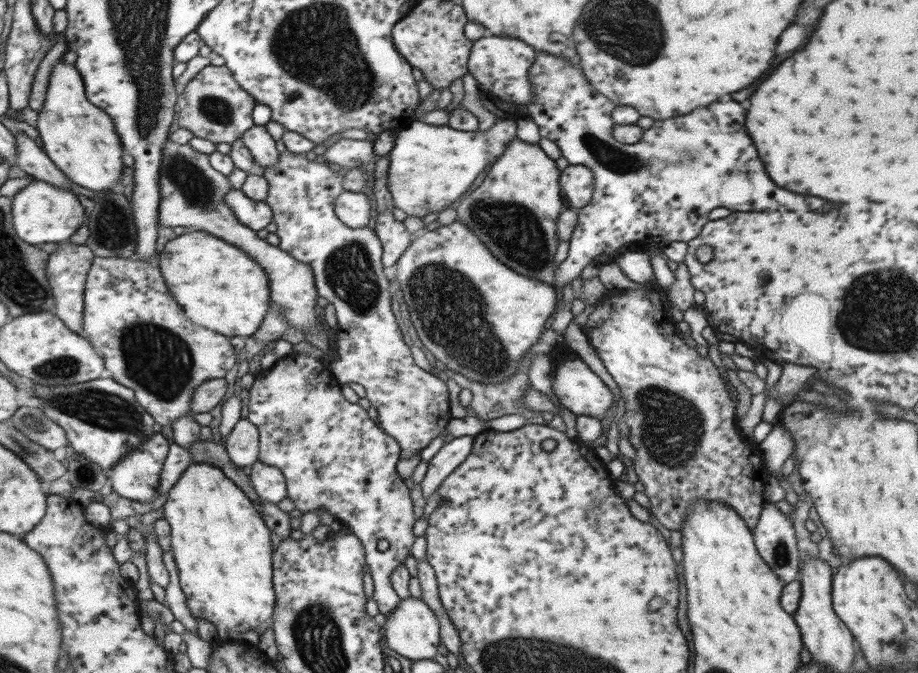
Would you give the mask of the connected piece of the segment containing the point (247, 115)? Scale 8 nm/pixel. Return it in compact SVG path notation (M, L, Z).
M210 64L201 69L188 82L184 91L178 95L177 106L180 106L178 126L190 130L194 137L209 140L214 144L220 144L221 142L232 144L242 138L242 135L255 125L253 121L253 108L255 105L254 97L236 82L226 65L214 66Z

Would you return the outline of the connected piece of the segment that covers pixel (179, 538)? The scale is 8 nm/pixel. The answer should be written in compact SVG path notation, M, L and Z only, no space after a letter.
M194 462L182 472L178 478L178 482L170 488L168 501L162 507L164 509L164 517L171 526L171 552L178 569L179 583L184 594L186 594L186 602L190 612L194 617L207 619L210 624L214 624L217 634L223 640L234 641L242 632L255 630L259 636L265 632L258 630L262 628L262 624L266 624L272 616L274 616L274 602L276 593L274 592L273 581L273 562L272 562L272 534L265 519L254 506L253 503L246 497L246 493L242 492L232 480L230 480L220 468L205 464L204 462Z

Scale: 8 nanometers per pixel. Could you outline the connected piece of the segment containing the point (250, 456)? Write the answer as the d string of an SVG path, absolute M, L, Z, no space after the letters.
M240 418L223 443L231 461L239 467L252 466L258 461L259 431L248 418Z

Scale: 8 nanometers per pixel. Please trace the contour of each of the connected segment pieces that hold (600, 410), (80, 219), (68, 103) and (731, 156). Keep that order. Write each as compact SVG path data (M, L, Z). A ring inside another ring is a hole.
M565 341L555 346L550 351L549 357L552 363L552 371L554 371L552 390L560 403L576 416L594 416L599 421L606 418L610 414L607 411L614 406L614 396L609 386L600 379L600 376L570 351ZM553 364L557 364L556 368L553 368Z
M33 179L12 196L12 216L16 234L28 244L39 245L69 240L70 236L85 224L87 213L74 192L52 186L44 180Z
M64 54L52 69L36 126L44 152L74 184L95 192L108 192L120 182L122 170L126 168L120 135L110 115L86 99L83 78L74 64L64 62Z
M537 51L536 60L530 66L530 81L534 89L534 102L529 105L531 109L528 116L539 126L540 136L555 142L562 157L570 165L584 165L594 173L594 194L584 208L576 209L579 217L569 240L568 256L556 270L556 285L560 290L578 278L588 264L602 266L612 262L612 258L622 256L634 242L643 242L660 249L674 241L688 242L696 238L709 221L708 214L714 208L729 208L738 212L784 212L802 208L818 210L826 204L826 200L820 198L802 198L794 192L776 188L776 184L768 178L754 142L746 132L746 110L738 102L714 102L714 106L694 110L680 118L654 121L649 129L642 132L642 140L630 145L612 135L616 124L610 114L615 104L594 89L584 76L580 64L574 65L561 57Z

